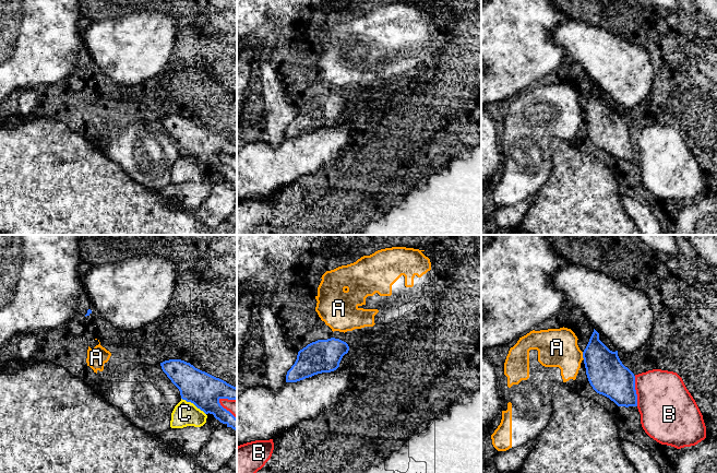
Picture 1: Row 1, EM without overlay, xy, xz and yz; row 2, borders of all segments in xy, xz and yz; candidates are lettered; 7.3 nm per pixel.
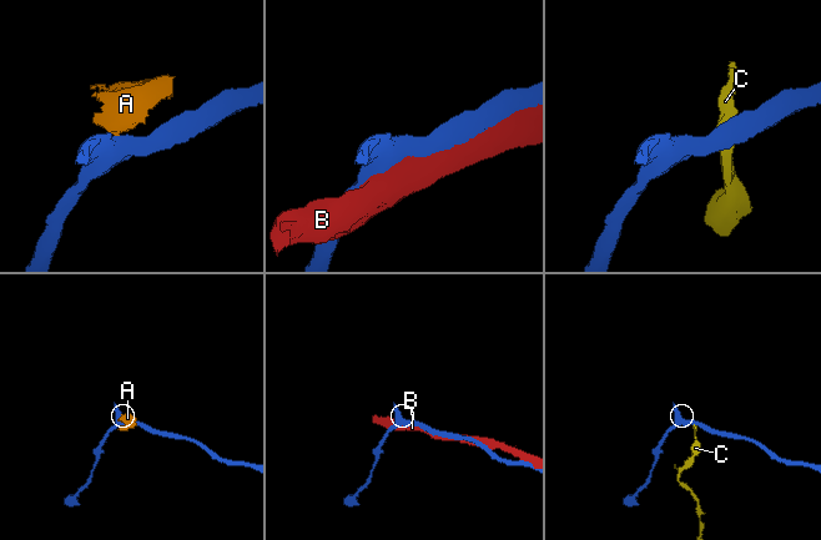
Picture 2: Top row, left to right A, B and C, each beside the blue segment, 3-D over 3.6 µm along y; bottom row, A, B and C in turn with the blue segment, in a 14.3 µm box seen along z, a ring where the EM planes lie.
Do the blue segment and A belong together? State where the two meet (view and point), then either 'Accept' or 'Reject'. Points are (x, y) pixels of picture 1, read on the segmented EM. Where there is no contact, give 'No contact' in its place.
Touches blue at yz (583, 355). Reject

